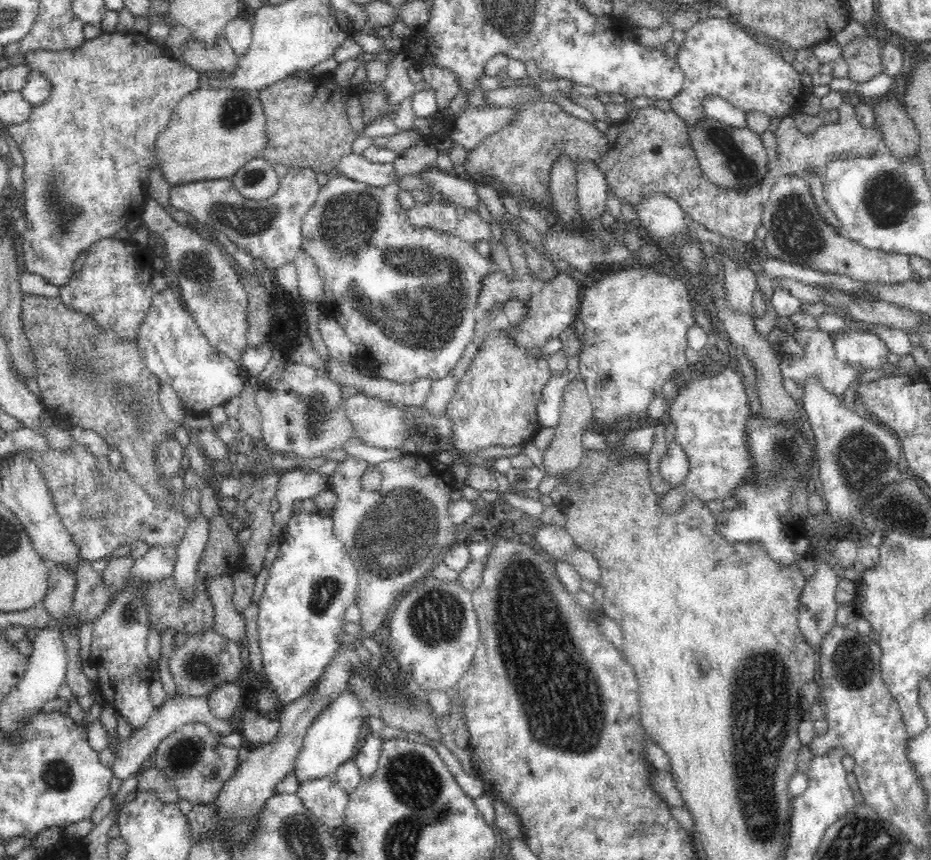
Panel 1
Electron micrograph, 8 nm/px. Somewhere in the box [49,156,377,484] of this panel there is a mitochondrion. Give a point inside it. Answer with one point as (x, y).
(143, 419)

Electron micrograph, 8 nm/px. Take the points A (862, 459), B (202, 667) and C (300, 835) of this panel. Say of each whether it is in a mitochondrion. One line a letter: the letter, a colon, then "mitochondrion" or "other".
A: mitochondrion
B: mitochondrion
C: mitochondrion

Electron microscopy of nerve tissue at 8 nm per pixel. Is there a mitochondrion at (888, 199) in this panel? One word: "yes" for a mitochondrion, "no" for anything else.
yes

